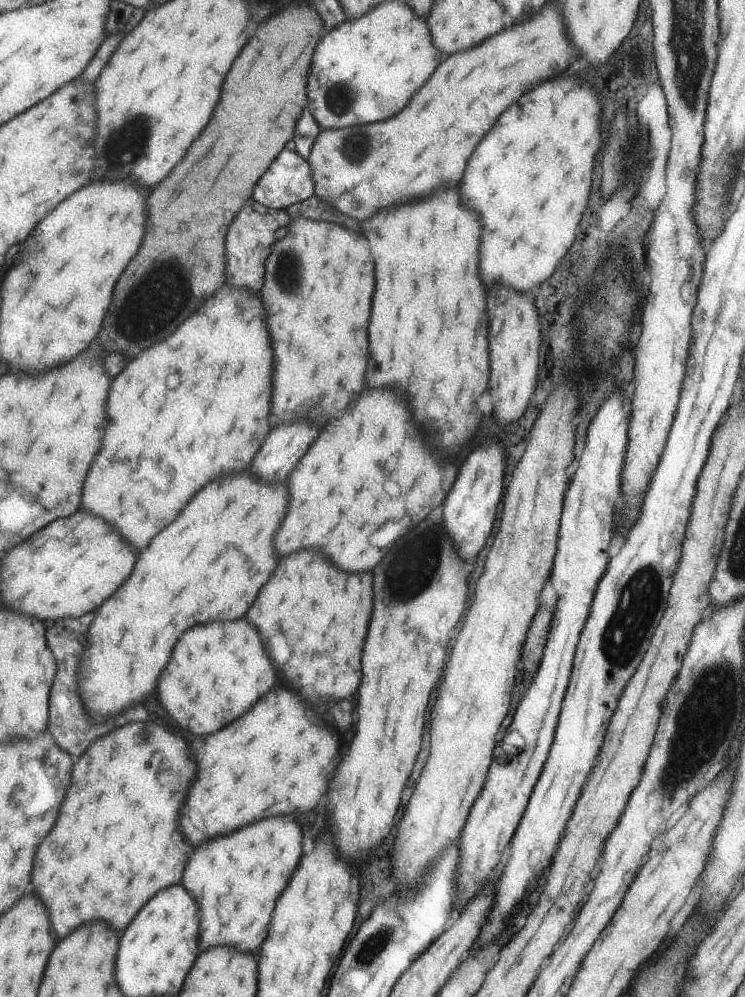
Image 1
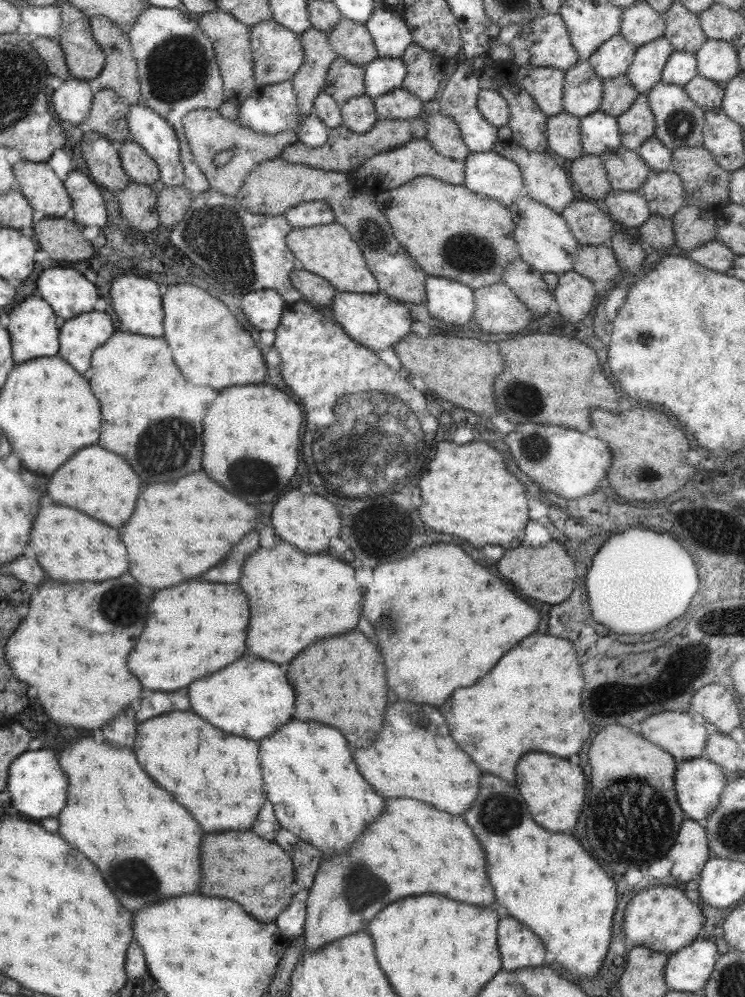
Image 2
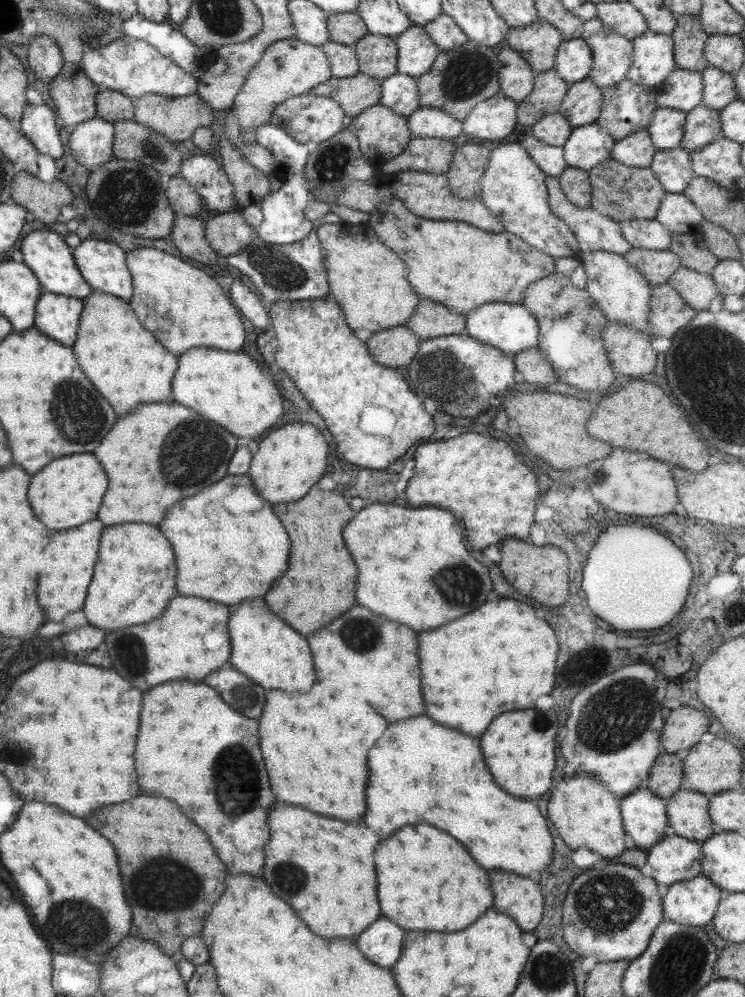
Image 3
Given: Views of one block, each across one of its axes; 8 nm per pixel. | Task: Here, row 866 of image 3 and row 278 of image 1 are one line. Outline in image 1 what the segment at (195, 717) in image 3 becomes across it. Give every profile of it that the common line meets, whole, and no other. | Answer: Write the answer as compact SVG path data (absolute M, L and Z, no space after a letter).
M247 202L241 212L237 214L239 218L233 218L233 222L227 228L225 234L225 254L227 268L225 268L225 285L233 288L246 288L257 292L263 284L264 264L270 253L270 246L275 241L273 232L280 226L285 226L289 222L286 209L265 208L256 202Z

